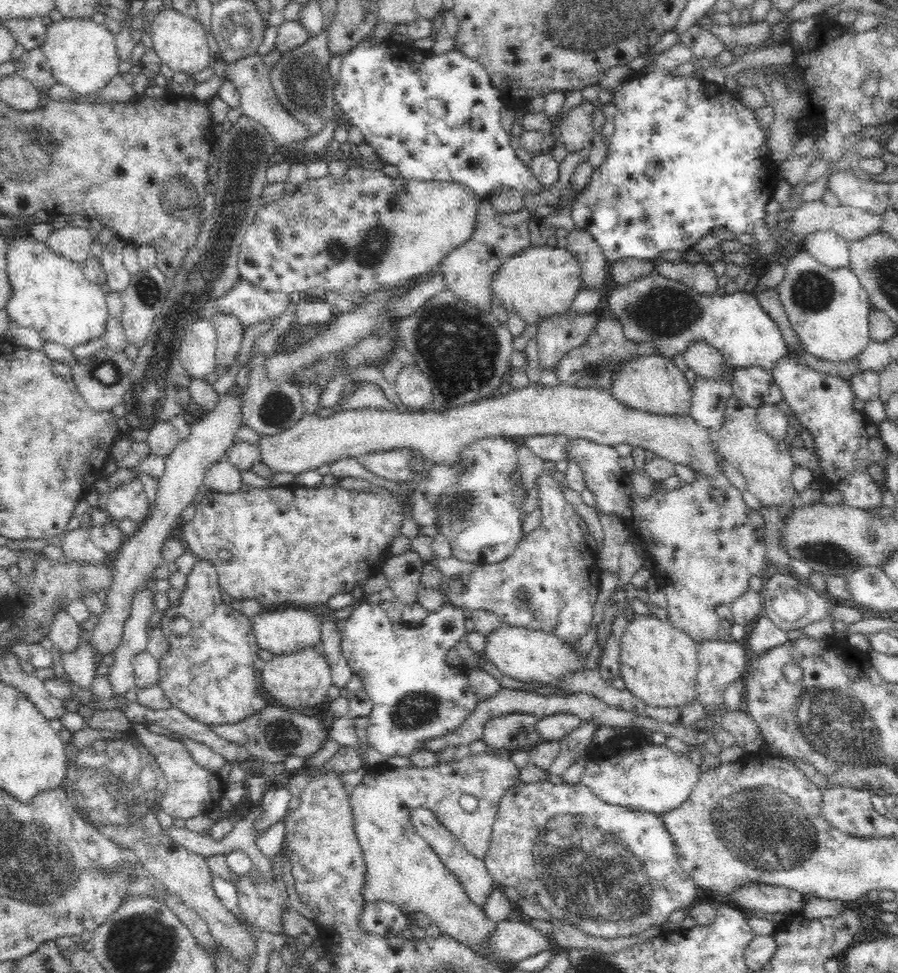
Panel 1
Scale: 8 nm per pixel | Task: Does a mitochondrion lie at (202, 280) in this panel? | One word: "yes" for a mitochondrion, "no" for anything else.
yes

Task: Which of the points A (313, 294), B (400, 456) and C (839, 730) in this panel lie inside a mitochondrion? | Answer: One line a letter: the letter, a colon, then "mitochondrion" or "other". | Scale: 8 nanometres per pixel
A: other
B: other
C: mitochondrion

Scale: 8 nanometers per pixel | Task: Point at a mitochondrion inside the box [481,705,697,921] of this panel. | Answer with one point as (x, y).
(522, 732)

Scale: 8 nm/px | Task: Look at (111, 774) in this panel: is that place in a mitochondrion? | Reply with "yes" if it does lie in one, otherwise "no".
yes

